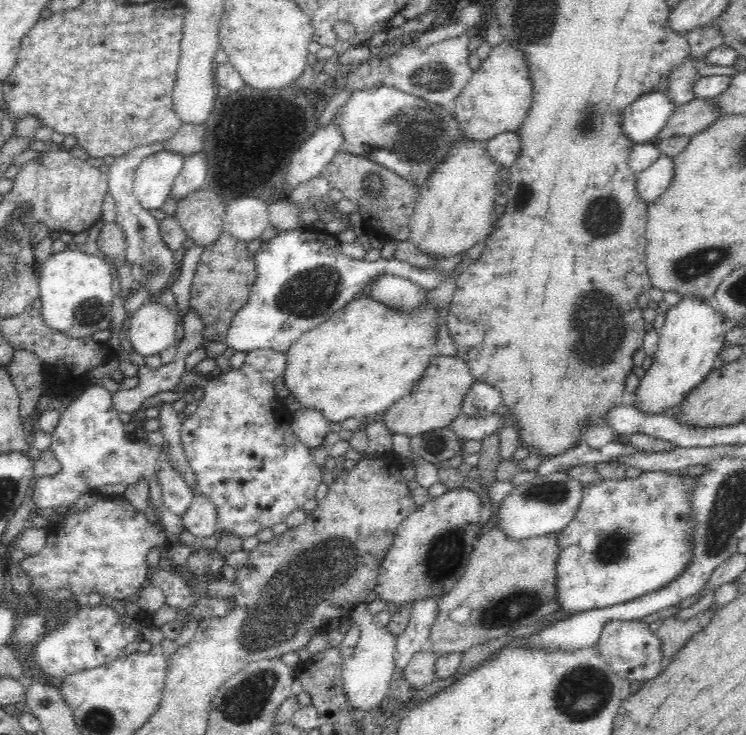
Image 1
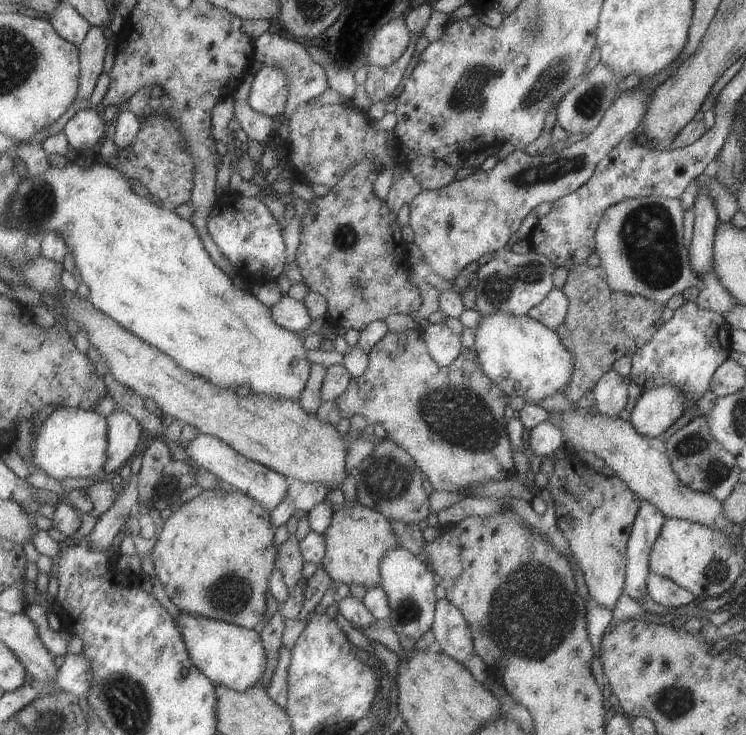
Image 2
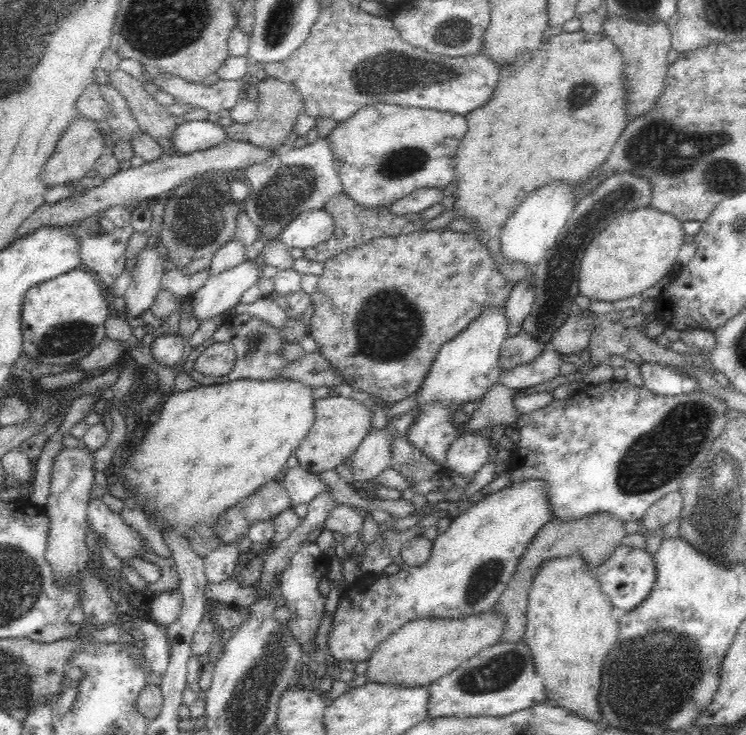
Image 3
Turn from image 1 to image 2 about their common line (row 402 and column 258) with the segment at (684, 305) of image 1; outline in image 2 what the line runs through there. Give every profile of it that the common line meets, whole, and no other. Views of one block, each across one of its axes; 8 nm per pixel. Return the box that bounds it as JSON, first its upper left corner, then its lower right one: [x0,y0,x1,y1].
[175,611,266,692]

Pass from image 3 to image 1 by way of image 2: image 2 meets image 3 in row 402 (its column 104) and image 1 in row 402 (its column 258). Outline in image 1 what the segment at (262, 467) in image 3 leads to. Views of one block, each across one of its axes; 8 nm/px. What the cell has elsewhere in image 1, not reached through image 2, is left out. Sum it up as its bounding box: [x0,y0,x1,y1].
[283,296,439,423]

